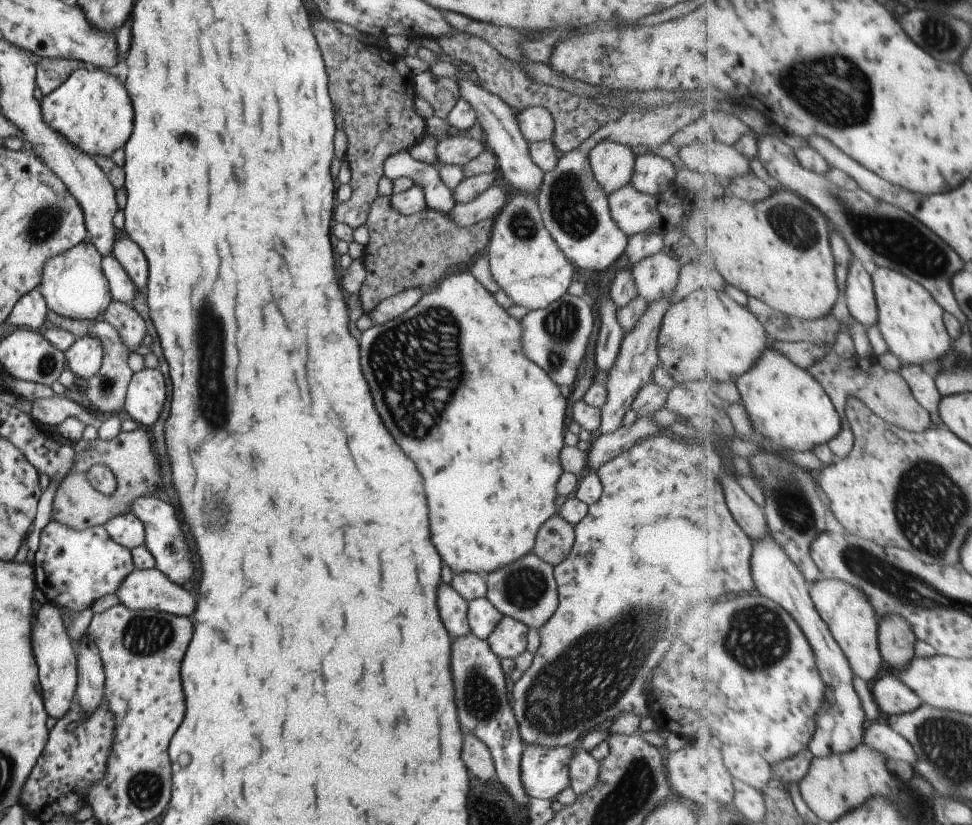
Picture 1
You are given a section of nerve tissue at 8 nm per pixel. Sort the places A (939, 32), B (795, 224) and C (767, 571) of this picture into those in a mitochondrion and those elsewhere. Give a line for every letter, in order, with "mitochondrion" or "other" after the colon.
A: mitochondrion
B: mitochondrion
C: other

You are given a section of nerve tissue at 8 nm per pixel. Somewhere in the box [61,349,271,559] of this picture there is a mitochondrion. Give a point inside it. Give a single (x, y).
(219, 509)

